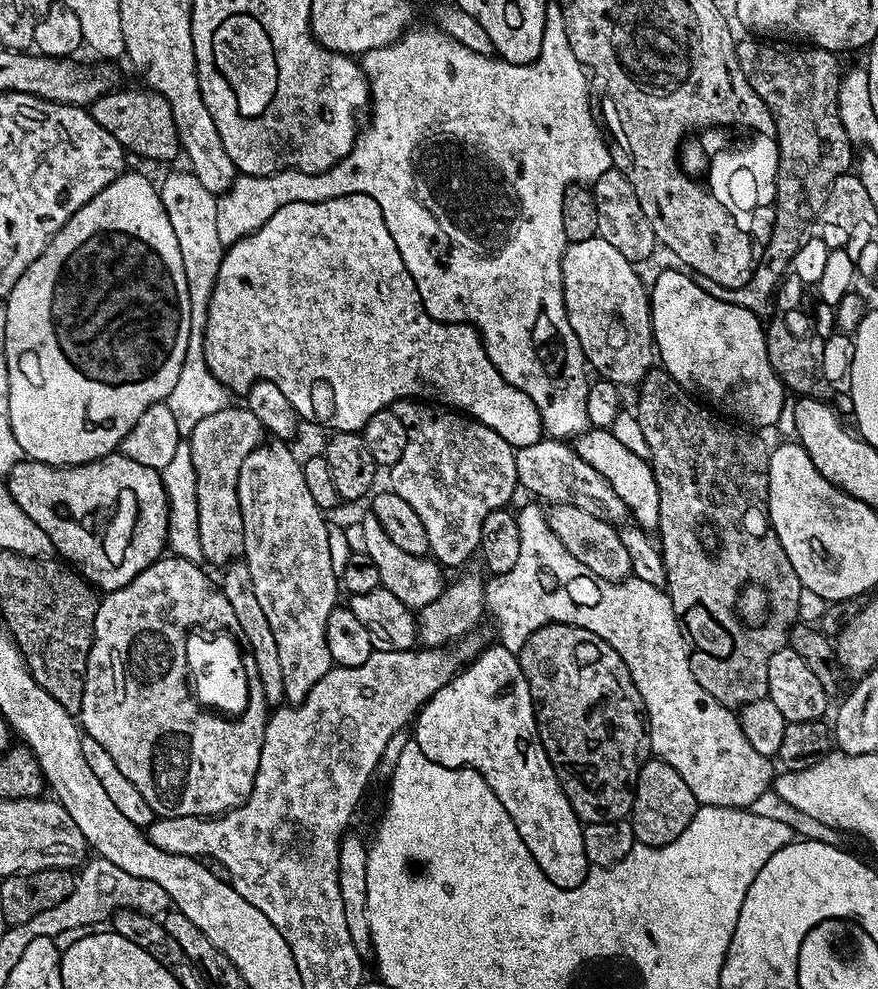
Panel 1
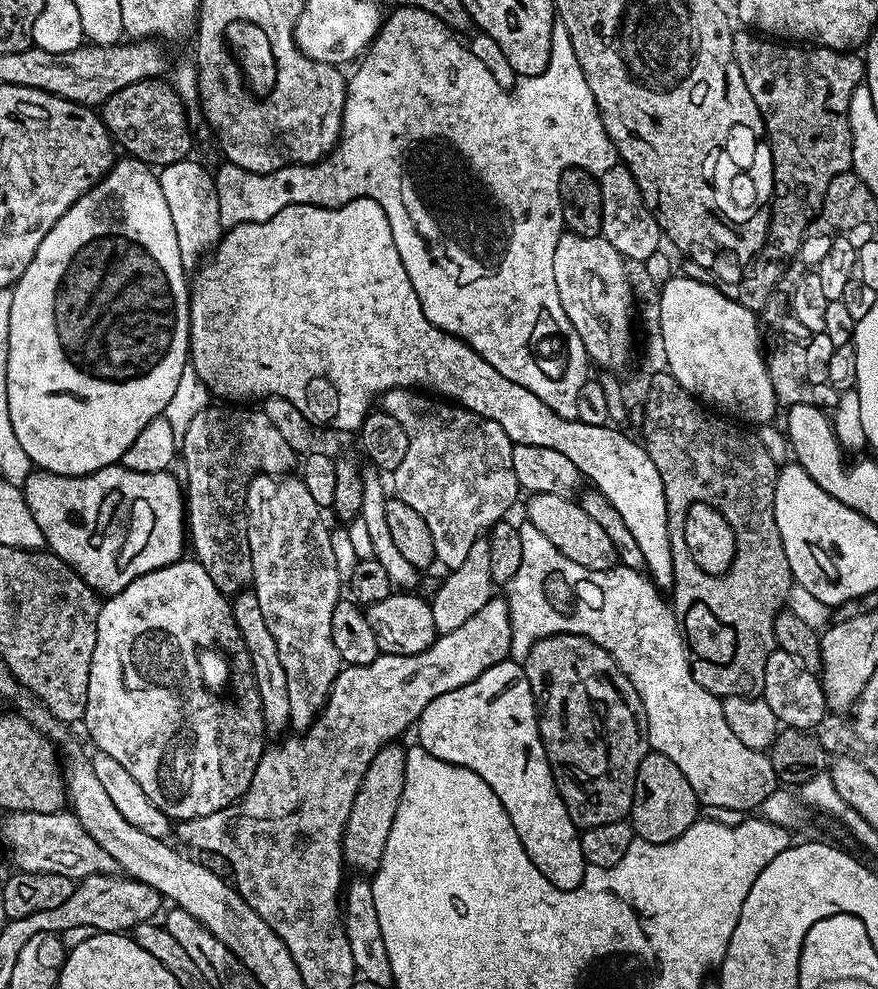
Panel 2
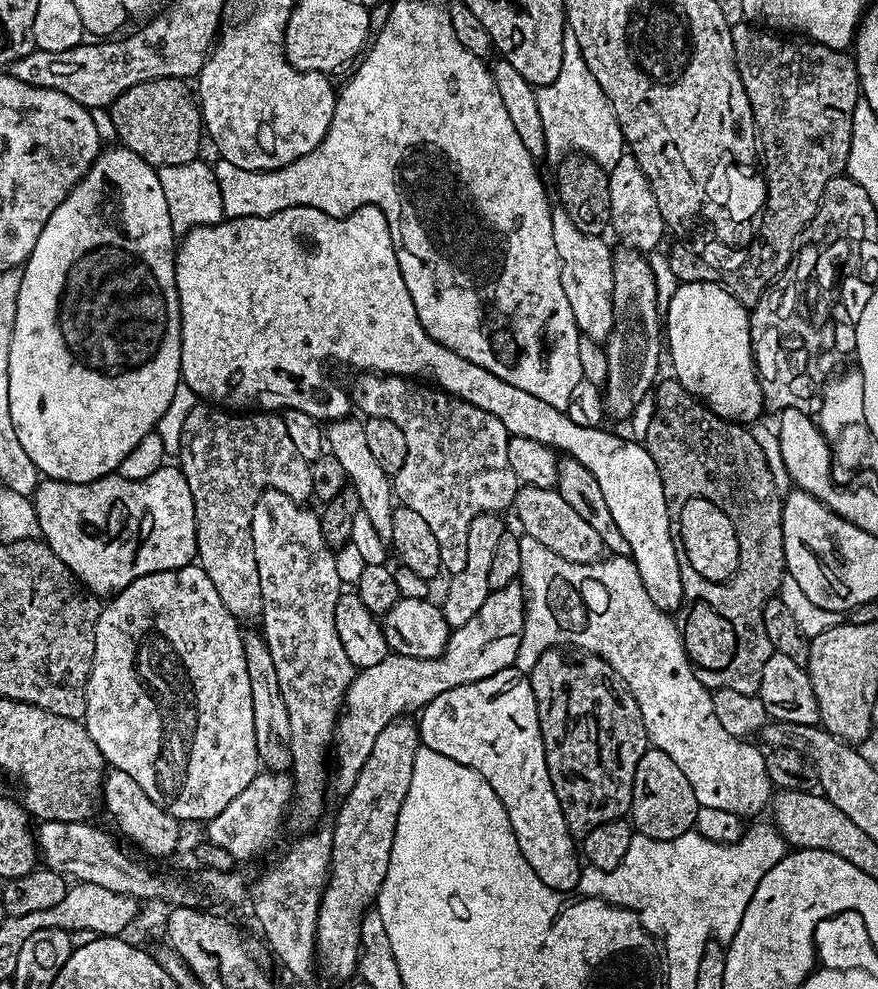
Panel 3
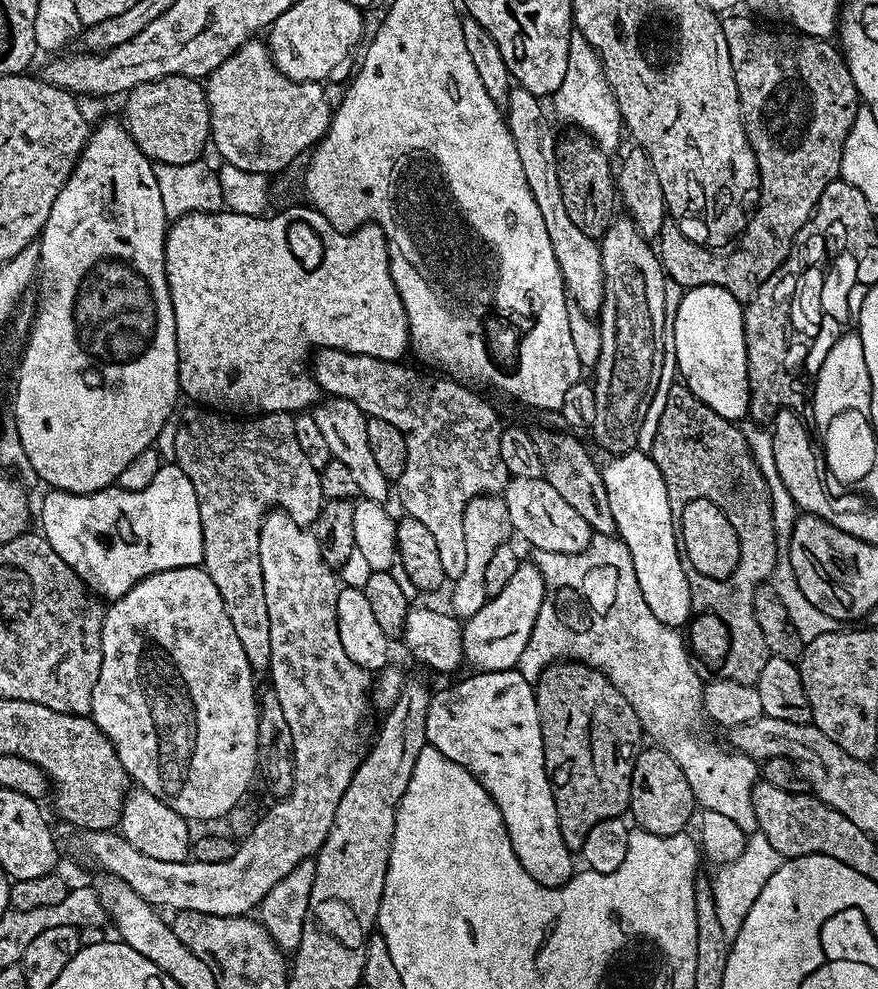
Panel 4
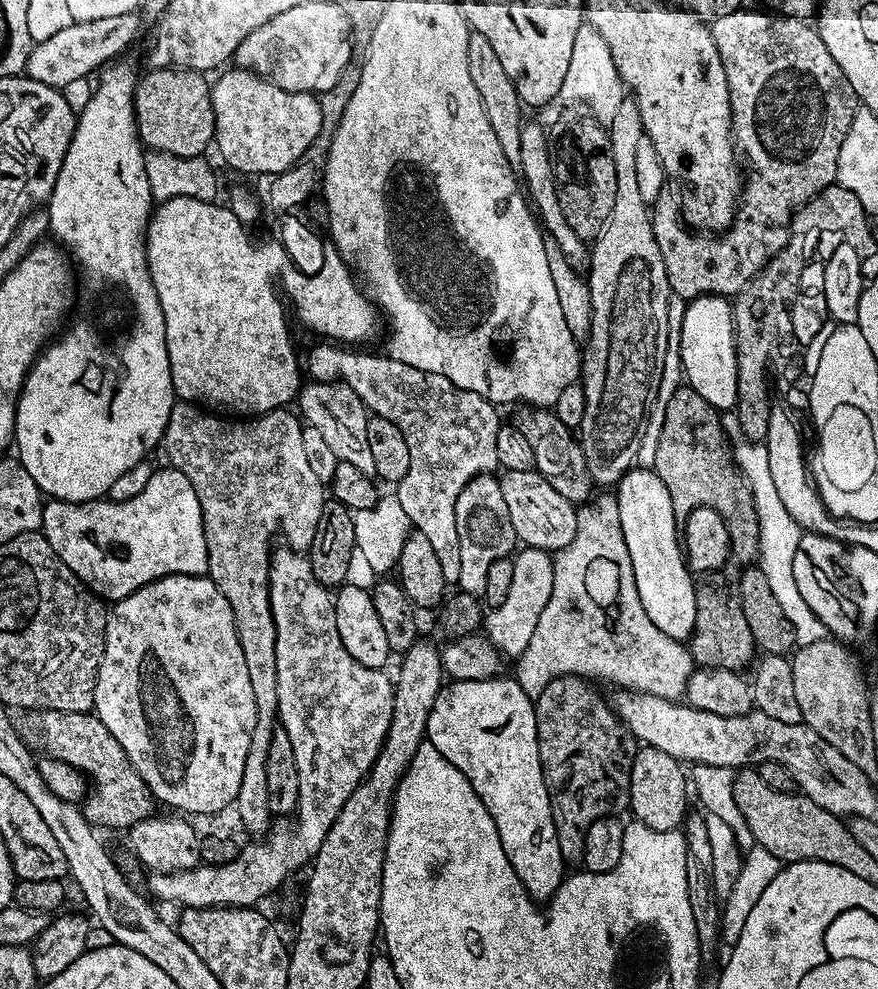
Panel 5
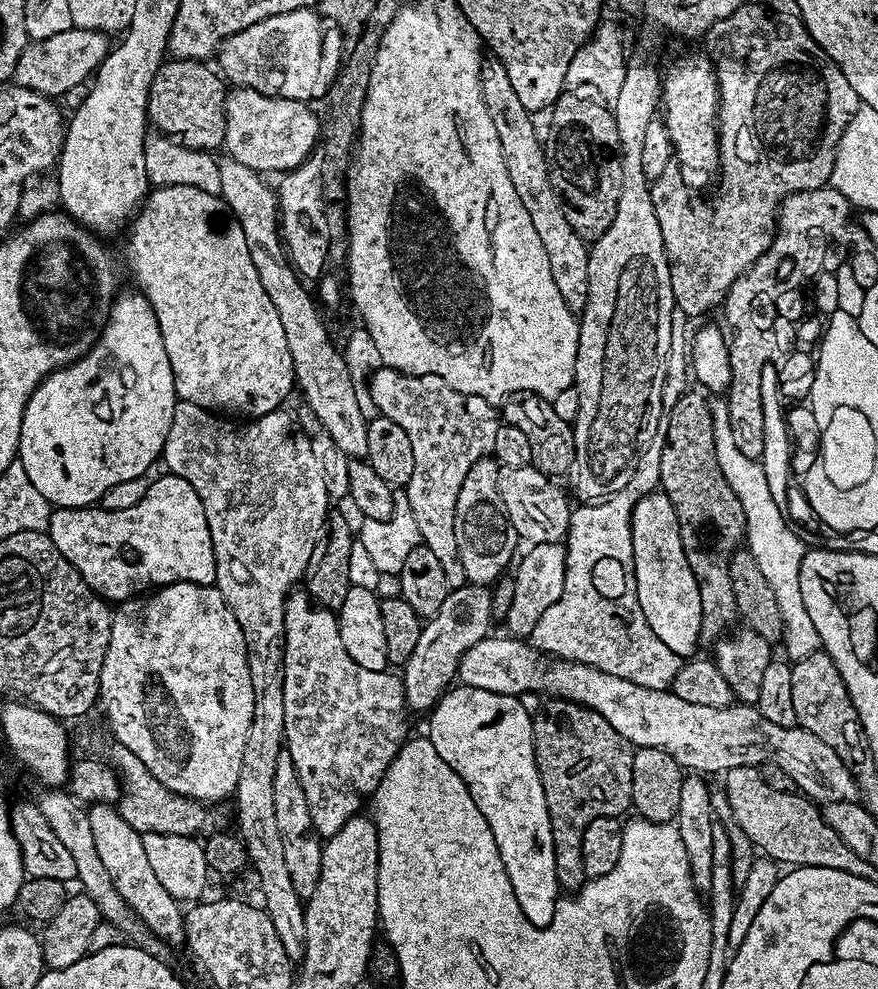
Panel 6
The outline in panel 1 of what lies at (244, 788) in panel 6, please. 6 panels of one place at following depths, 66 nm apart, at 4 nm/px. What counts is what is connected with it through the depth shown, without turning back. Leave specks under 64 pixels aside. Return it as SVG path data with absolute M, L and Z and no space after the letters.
M227 406L199 421L186 437L186 443L190 446L190 459L194 462L194 478L198 478L198 538L202 542L202 554L207 563L227 566L239 561L244 555L244 527L238 502L238 474L242 470L242 462L246 462L249 454L260 447L265 436L262 422L258 422L258 418L250 414L247 406Z

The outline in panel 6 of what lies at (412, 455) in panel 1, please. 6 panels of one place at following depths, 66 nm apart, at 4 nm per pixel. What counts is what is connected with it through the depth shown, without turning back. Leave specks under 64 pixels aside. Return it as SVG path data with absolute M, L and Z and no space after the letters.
M380 367L372 373L368 388L379 415L398 422L414 449L414 474L410 474L406 495L419 539L438 557L449 589L463 588L466 581L462 558L458 558L454 538L458 490L462 490L462 478L466 478L470 466L492 451L494 434L498 434L501 425L497 409L489 400L454 390L446 378L434 374L415 376Z

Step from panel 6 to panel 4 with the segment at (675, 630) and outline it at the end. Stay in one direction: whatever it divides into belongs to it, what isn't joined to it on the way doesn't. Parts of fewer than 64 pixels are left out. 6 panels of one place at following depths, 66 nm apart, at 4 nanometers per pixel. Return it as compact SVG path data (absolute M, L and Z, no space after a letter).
M647 451L621 452L609 460L612 461L608 465L605 463L602 468L607 503L610 514L614 514L616 536L630 550L634 574L638 574L638 590L642 590L642 598L646 598L646 606L650 606L650 614L654 614L658 622L677 630L683 629L691 618L690 587L687 586L686 572L675 544L674 513L670 506L666 482Z

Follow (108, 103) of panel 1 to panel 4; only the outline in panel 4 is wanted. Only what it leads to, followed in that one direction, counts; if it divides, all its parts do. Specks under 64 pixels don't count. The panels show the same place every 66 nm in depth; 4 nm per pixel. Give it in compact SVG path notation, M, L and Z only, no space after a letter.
M167 76L154 82L146 82L142 86L127 93L124 104L123 123L126 125L130 138L146 154L149 160L160 163L192 163L205 155L204 147L209 147L212 135L210 122L210 106L205 85L191 76Z

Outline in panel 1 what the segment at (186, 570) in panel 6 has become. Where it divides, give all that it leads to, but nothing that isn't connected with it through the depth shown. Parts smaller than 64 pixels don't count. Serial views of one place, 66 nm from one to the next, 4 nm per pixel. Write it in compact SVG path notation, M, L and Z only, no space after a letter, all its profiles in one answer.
M115 451L94 462L69 468L25 458L10 470L6 479L14 502L26 510L26 518L38 522L38 526L46 530L46 538L50 538L53 549L101 593L107 594L126 586L139 572L165 555L168 547L168 495L160 472L155 468L142 466Z

